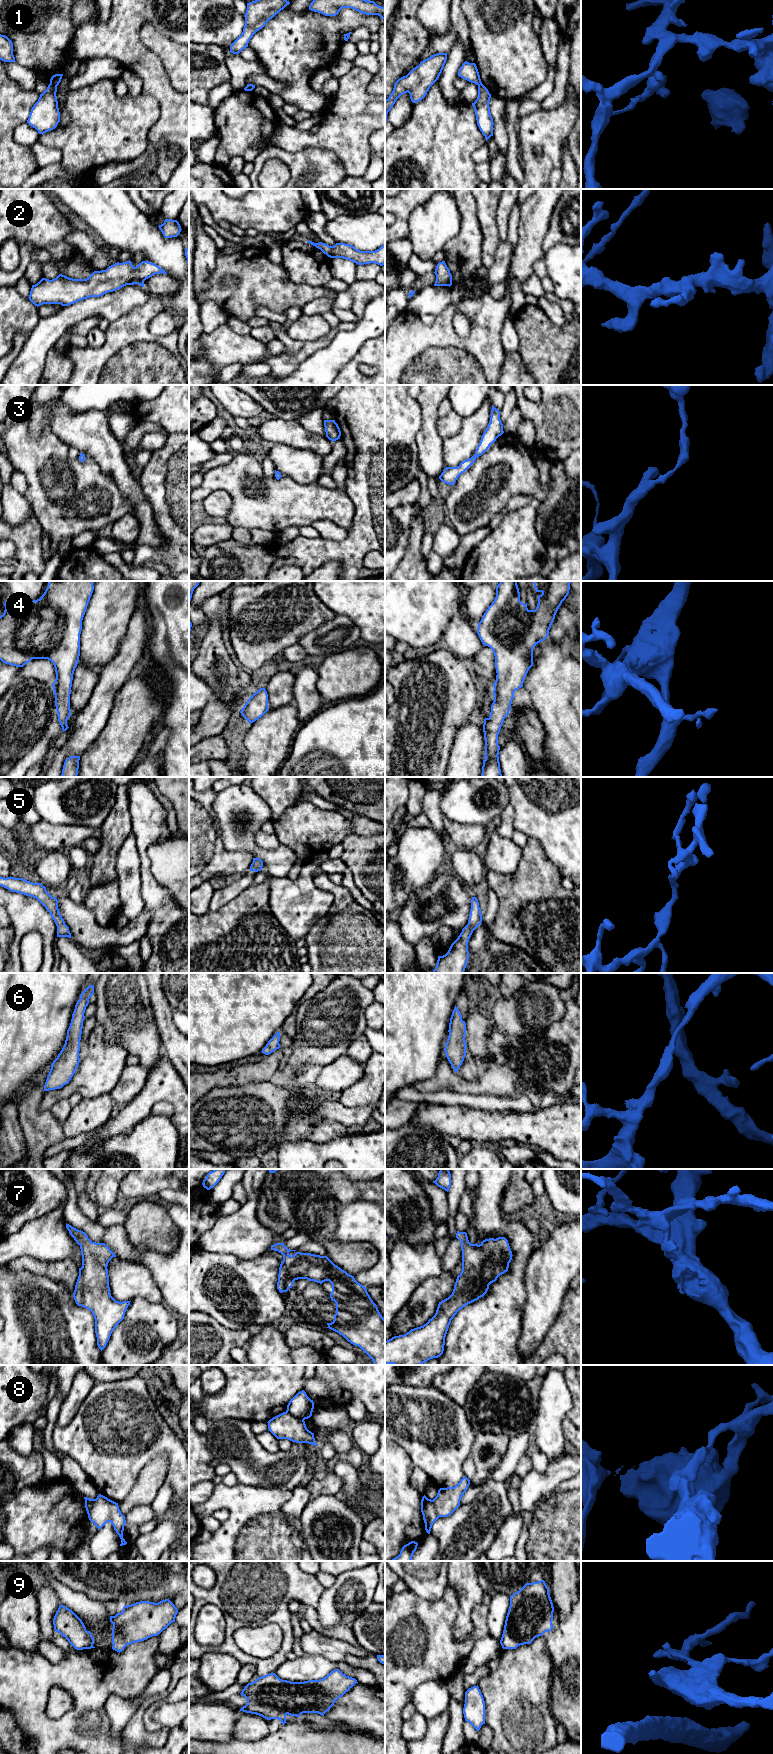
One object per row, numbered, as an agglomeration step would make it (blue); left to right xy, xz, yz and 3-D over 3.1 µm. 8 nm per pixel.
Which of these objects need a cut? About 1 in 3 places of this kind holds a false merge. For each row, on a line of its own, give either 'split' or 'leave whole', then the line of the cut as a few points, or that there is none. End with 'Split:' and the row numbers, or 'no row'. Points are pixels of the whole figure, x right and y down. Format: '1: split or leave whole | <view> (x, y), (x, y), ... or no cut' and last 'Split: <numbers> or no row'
1: split | xy (50, 82), (56, 86)
2: leave whole | no cut
3: leave whole | no cut
4: leave whole | no cut
5: leave whole | no cut
6: leave whole | no cut
7: leave whole | no cut
8: split | xz (286, 1411), (303, 1420)
9: leave whole | no cut
Split: 1, 8

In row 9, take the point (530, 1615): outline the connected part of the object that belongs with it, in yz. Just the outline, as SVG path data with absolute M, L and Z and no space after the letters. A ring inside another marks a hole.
M544 1580L526 1583L510 1596L500 1644L503 1649L516 1649L531 1644L545 1632L553 1629L554 1607L549 1588Z

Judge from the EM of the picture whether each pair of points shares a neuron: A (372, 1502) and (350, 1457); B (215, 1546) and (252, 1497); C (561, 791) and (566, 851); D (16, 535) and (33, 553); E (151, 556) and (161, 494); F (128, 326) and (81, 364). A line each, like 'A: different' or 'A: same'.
A: different
B: same
C: same
D: same
E: same
F: same

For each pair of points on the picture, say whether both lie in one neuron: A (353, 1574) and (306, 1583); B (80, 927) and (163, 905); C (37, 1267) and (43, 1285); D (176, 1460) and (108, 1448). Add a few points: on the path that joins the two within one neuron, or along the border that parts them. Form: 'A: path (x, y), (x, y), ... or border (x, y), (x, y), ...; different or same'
A: border (325, 1589), (316, 1608); different
B: border (144, 909), (150, 914), (145, 933); different
C: border (17, 1271), (30, 1271), (63, 1282); different
D: path (161, 1445), (125, 1445); same

